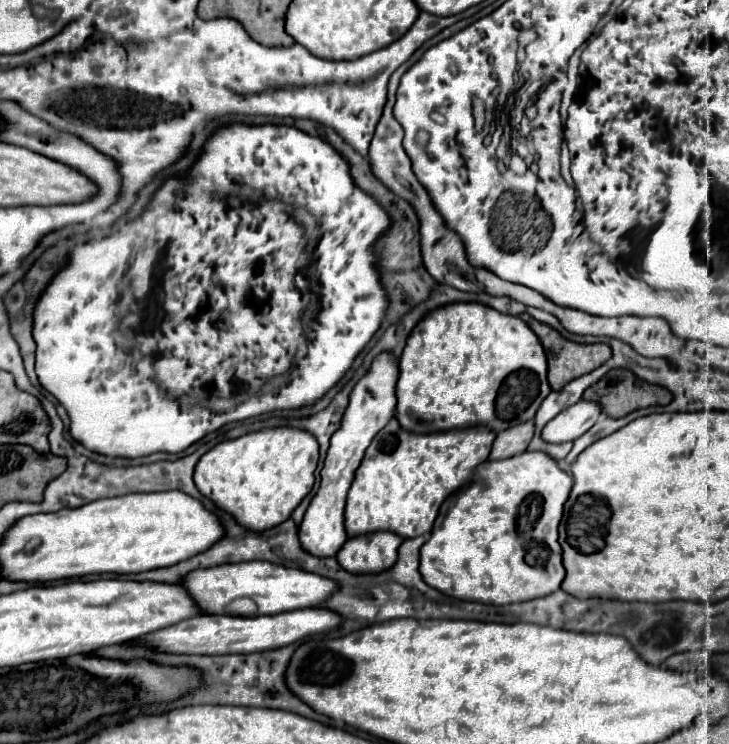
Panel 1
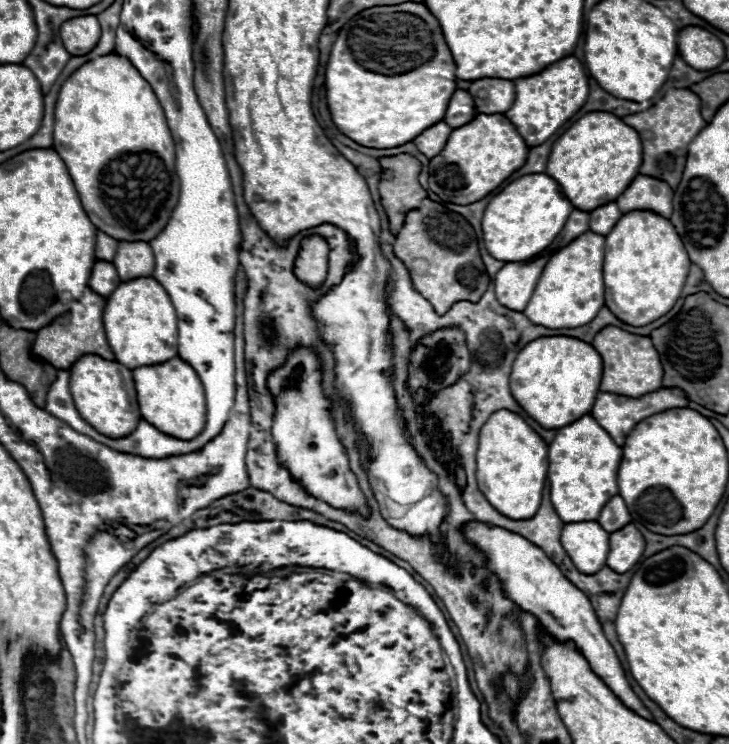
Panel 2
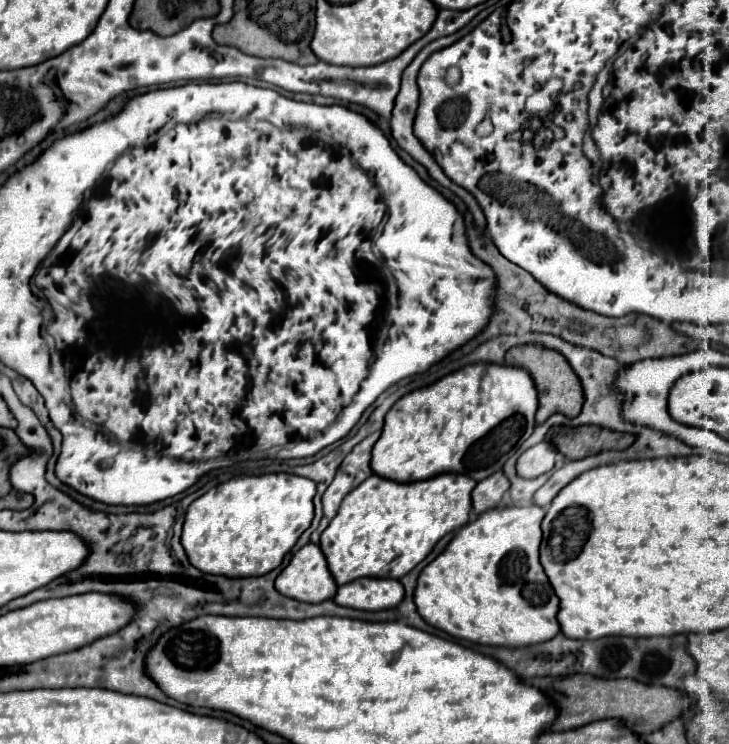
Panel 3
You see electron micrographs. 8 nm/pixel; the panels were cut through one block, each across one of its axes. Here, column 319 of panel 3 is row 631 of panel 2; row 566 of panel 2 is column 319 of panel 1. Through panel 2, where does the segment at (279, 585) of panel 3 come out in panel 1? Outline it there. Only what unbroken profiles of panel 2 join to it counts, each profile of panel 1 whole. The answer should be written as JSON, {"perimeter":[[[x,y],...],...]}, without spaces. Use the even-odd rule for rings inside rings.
{"perimeter":[[[380,354],[374,362],[370,372],[354,386],[350,394],[350,404],[344,412],[342,426],[336,430],[334,438],[330,440],[328,456],[324,460],[324,468],[320,472],[322,484],[316,496],[312,498],[304,520],[298,528],[300,542],[304,550],[310,550],[310,554],[318,558],[336,556],[342,548],[342,542],[346,542],[346,530],[344,530],[344,504],[346,494],[350,490],[350,484],[354,480],[354,472],[360,466],[366,448],[374,440],[374,436],[390,422],[396,408],[396,380],[398,380],[398,362],[392,354]]]}

